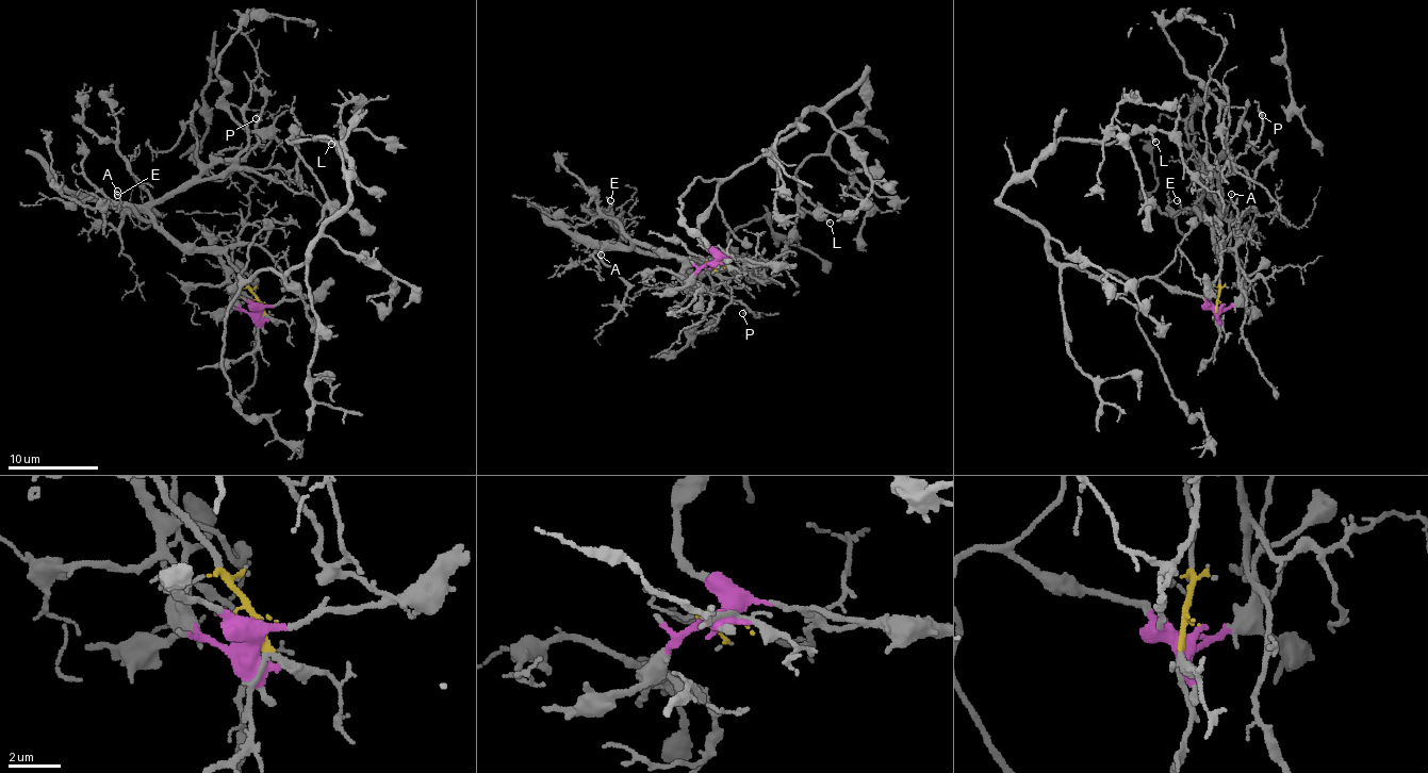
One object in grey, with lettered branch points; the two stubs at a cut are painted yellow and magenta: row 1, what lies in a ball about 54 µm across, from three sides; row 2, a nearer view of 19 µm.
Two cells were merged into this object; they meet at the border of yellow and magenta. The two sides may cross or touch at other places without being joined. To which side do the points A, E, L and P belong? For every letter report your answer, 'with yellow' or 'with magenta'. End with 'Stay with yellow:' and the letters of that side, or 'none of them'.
A: with yellow
E: with yellow
L: with magenta
P: with yellow
Stay with yellow: A, E, P

